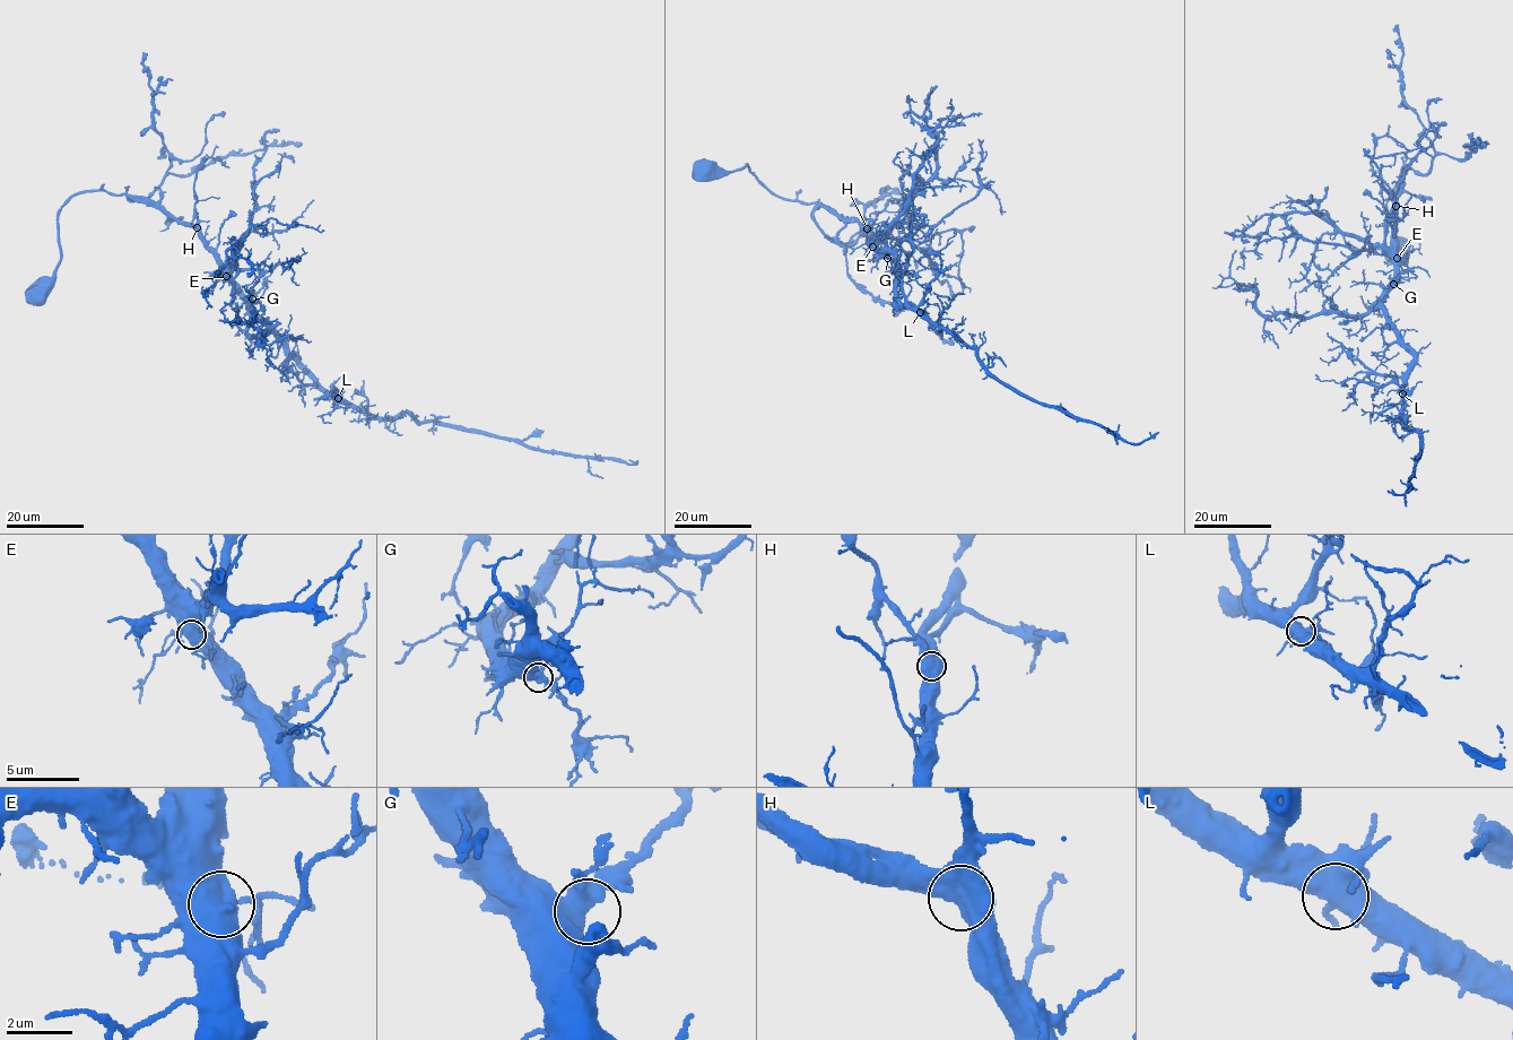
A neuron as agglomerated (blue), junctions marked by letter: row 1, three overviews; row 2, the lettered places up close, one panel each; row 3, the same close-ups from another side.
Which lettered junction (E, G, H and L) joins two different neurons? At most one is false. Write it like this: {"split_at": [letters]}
{"split_at": []}

